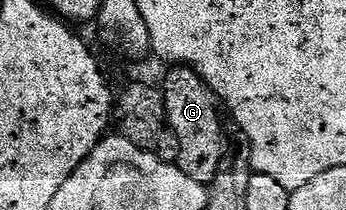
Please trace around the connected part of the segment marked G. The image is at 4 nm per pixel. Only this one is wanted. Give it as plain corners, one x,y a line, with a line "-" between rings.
189,67
168,68
167,78
161,84
161,92
165,99
165,111
169,119
169,127
179,140
179,169
193,183
201,183
210,187
221,163
229,152
229,137
223,134
223,121
219,118
221,102
210,87

